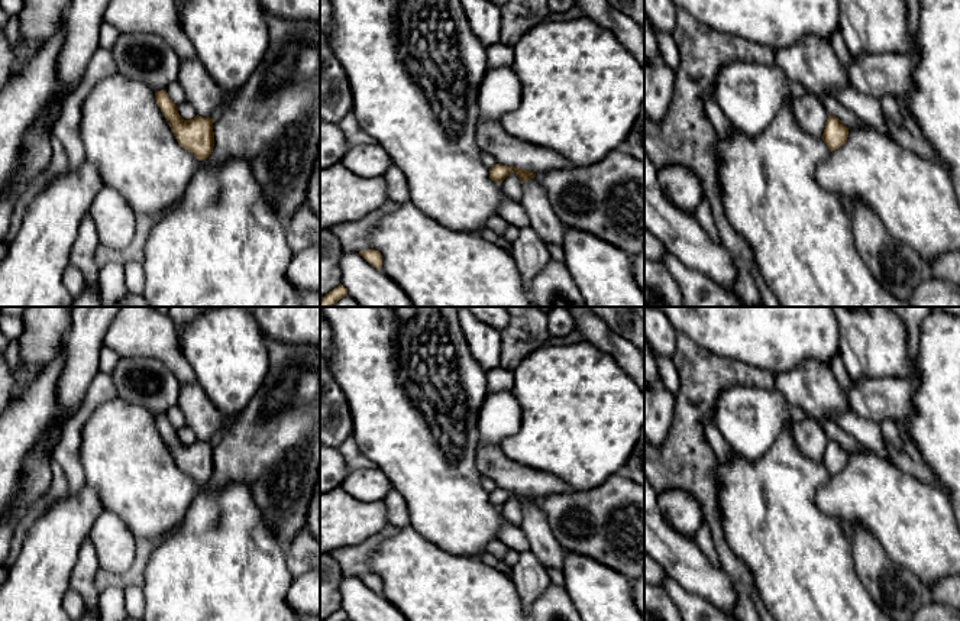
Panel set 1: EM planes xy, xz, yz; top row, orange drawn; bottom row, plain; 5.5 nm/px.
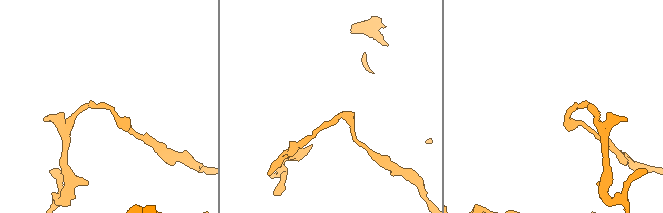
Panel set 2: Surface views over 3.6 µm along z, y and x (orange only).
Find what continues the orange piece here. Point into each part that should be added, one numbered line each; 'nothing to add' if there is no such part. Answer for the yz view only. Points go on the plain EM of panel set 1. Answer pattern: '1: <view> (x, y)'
nothing to add

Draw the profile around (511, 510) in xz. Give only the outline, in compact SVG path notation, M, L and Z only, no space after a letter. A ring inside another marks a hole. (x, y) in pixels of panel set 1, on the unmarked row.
M511 497L502 507L502 517L510 521L514 525L521 525L521 520L523 520L523 510L520 502Z

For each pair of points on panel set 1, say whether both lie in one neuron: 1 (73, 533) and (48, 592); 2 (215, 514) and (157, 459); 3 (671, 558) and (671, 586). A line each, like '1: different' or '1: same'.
1: same
2: different
3: different

